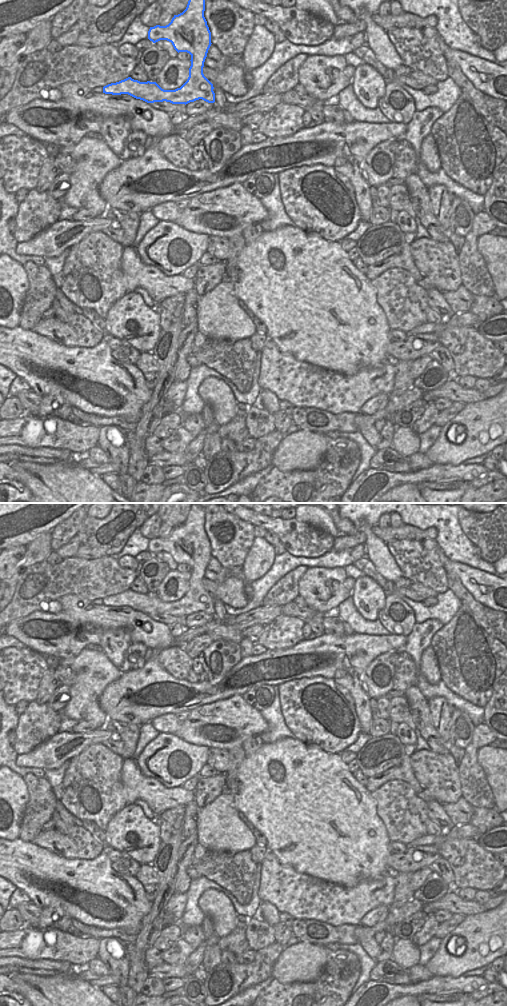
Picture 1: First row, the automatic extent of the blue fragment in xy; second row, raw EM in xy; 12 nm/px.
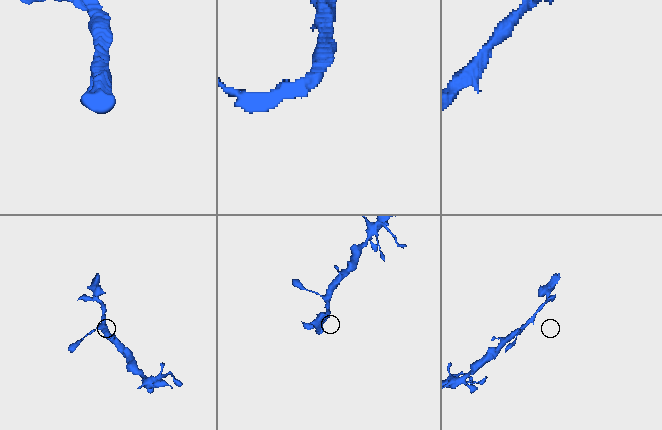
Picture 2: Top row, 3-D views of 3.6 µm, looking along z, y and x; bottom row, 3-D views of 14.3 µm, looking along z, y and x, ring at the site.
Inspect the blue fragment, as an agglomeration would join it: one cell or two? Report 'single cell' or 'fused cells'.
single cell

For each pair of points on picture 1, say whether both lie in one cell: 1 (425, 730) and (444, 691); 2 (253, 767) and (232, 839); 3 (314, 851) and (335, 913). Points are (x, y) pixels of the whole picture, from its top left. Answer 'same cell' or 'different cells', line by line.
1: different cells
2: different cells
3: different cells

